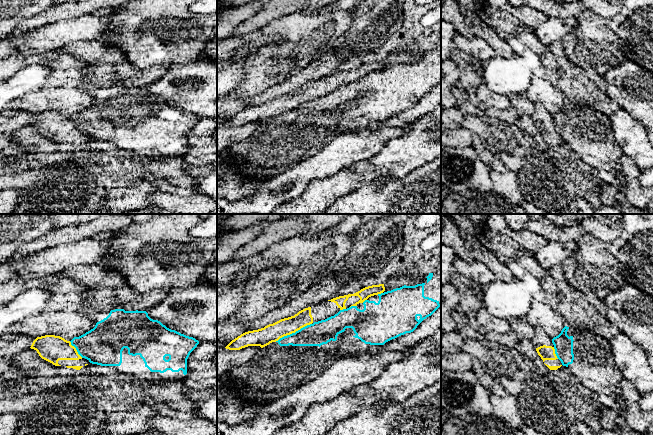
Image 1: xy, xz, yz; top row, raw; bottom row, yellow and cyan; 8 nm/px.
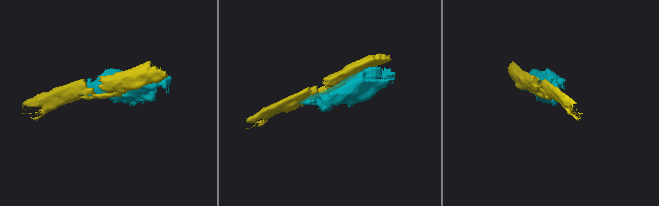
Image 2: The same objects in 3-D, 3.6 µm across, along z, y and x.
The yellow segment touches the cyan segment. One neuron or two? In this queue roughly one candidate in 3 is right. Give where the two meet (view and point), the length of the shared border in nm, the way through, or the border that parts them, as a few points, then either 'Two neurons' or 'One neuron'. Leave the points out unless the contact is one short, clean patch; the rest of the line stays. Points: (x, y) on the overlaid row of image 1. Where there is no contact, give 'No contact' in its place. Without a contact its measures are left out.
Touches yellow at xz (293, 332). Shared border 320 nm. Two neurons

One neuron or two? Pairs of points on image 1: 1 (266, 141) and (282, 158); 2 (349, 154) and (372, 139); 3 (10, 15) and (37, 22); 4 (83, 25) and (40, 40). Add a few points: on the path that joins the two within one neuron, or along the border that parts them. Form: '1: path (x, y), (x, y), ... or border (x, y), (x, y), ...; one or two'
1: path (266, 147), (276, 158); one
2: path (355, 148), (366, 143); one
3: border (44, 10), (22, 19), (16, 25); two
4: path (72, 31), (51, 37); one

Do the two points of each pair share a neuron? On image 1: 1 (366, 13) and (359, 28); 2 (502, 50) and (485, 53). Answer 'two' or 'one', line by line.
1: one
2: two

